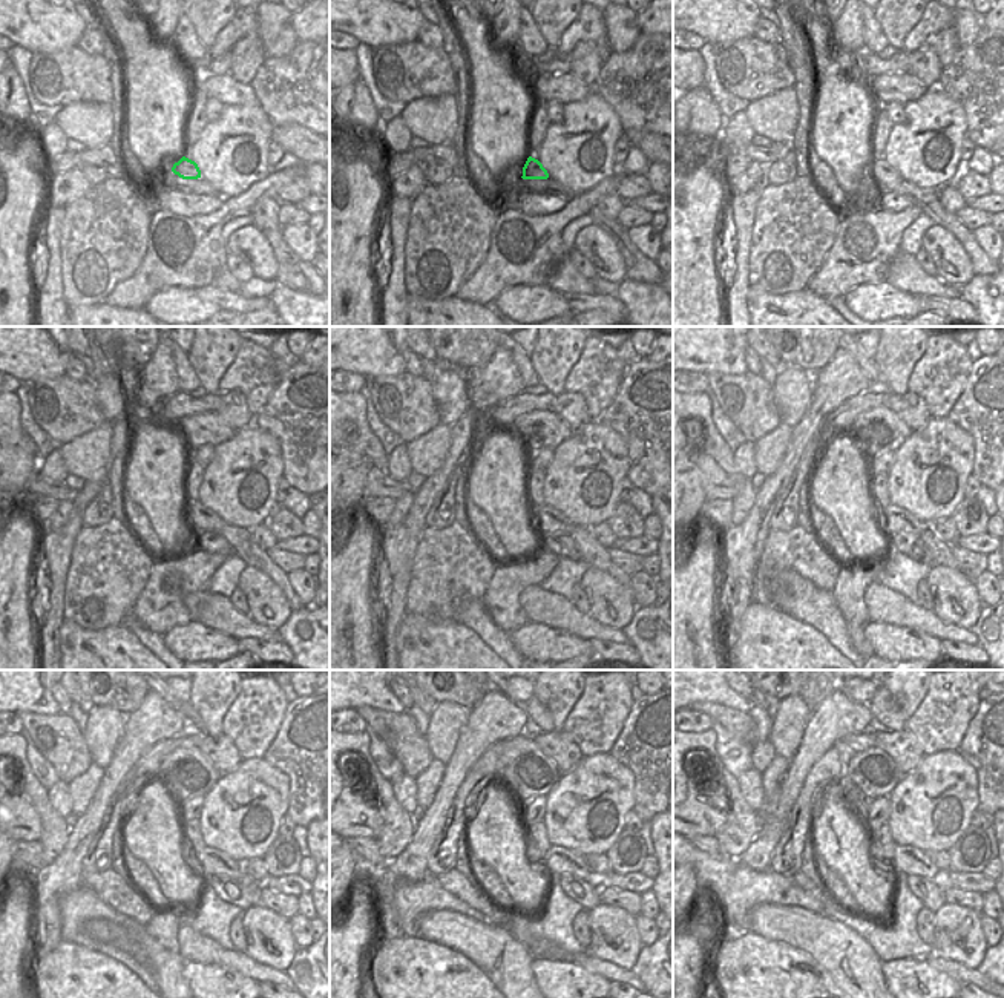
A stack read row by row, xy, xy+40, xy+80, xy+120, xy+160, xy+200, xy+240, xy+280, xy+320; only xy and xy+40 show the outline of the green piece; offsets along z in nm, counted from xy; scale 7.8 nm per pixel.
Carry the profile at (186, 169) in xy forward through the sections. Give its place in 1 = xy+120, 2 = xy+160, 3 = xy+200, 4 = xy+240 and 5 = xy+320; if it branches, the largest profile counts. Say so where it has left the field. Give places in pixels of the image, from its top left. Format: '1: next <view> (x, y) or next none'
1: next xy+120 (201, 518)
2: next xy+160 (549, 520)
3: next xy+200 (895, 520)
4: next xy+240 (212, 862)
5: next xy+320 (906, 860)

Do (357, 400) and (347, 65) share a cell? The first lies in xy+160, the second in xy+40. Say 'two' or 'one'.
one

